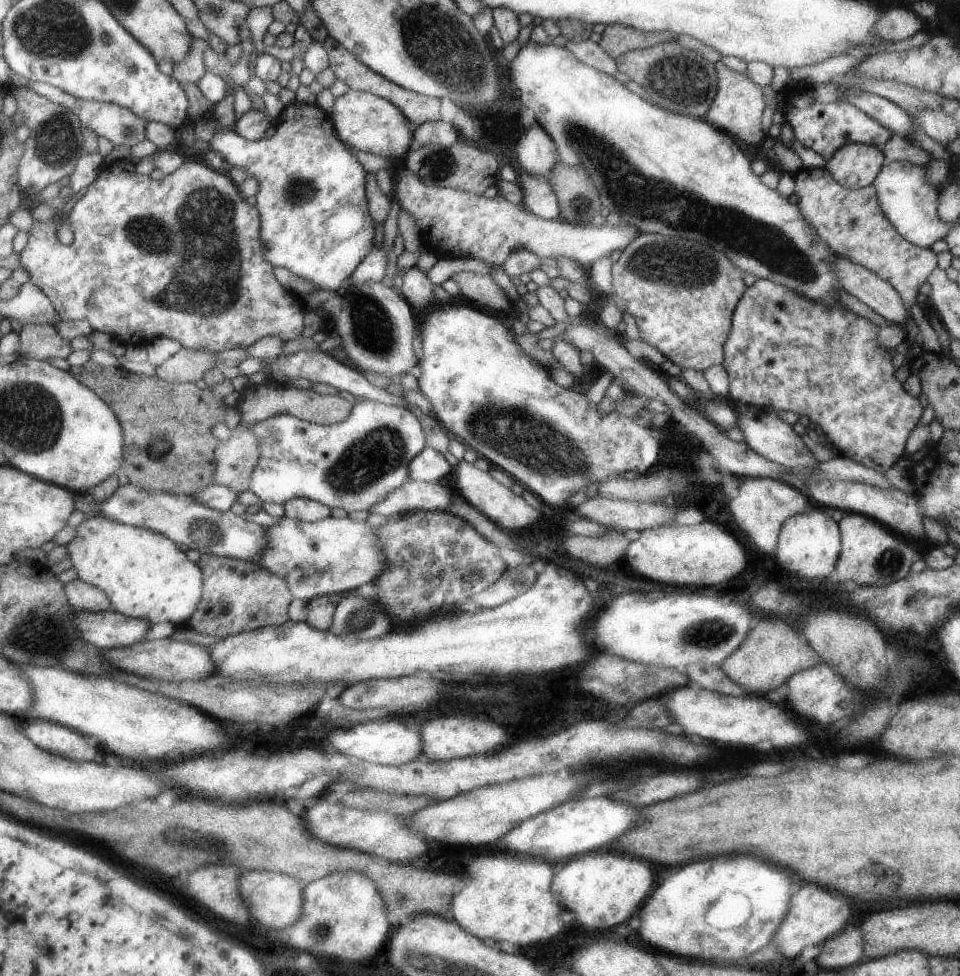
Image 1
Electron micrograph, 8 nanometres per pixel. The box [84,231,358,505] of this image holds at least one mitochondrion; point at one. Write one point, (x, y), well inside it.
(155, 452)

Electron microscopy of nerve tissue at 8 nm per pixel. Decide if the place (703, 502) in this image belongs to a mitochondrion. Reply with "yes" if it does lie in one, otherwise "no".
no

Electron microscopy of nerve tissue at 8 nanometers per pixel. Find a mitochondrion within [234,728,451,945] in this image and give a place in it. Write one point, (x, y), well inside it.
(320, 928)

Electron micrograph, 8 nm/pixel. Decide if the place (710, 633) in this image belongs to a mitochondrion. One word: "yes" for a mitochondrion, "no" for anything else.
yes

